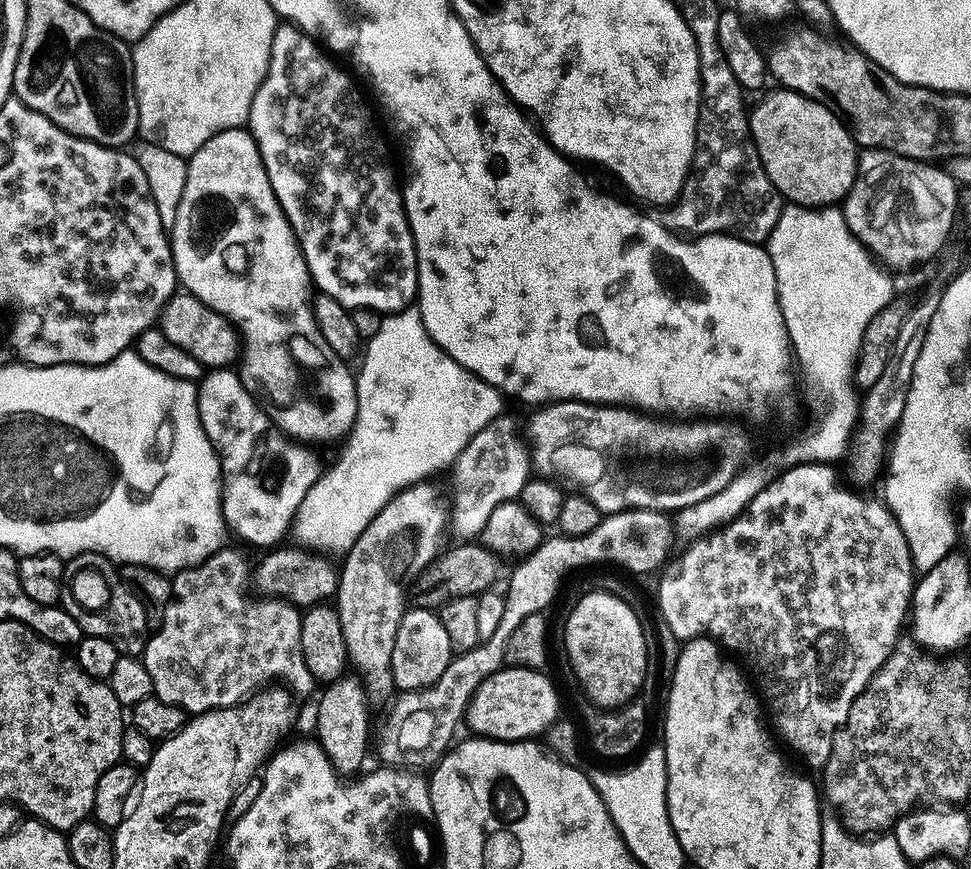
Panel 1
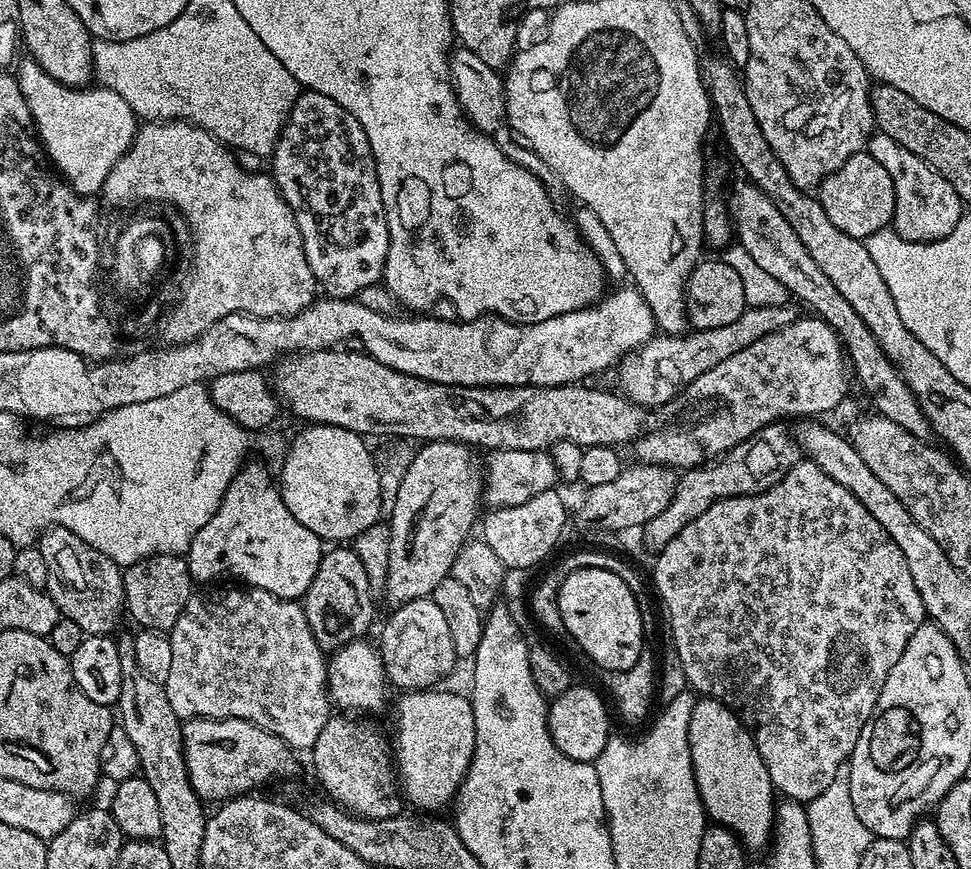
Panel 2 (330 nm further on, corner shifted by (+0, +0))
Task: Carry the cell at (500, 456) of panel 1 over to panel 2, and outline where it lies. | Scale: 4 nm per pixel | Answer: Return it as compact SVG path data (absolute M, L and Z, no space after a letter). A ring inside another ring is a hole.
M792 302L758 305L756 308L745 307L744 313L734 318L734 322L726 322L726 326L696 330L683 336L657 335L643 348L629 352L620 361L618 371L620 384L624 387L622 395L645 410L651 410L655 404L663 406L670 403L686 386L690 386L690 382L694 382L694 378L706 374L706 370L718 366L718 362L726 362L726 358L738 354L738 350L754 346L758 338L766 338L766 334L774 334L794 323L798 318L795 307L797 305Z

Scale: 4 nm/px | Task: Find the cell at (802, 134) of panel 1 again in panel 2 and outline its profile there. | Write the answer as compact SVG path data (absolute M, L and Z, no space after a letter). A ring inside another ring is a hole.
M861 150L820 183L818 199L830 222L834 222L842 234L864 240L870 234L891 225L894 214L894 182L890 174L886 174L886 166L882 166L882 162L874 162L867 150Z

